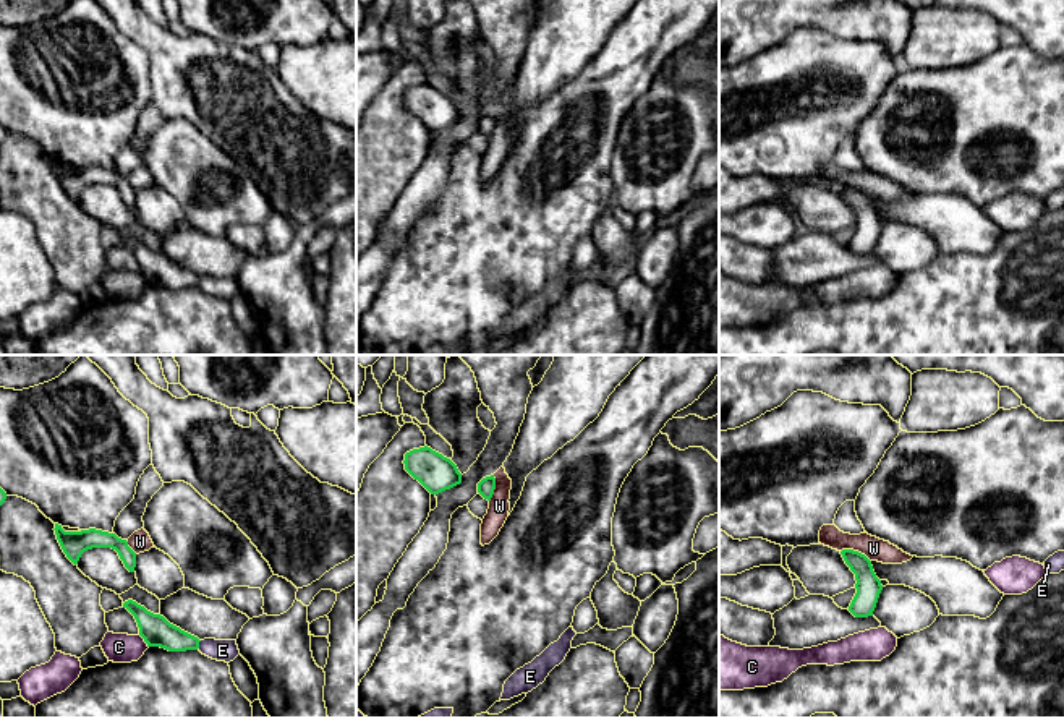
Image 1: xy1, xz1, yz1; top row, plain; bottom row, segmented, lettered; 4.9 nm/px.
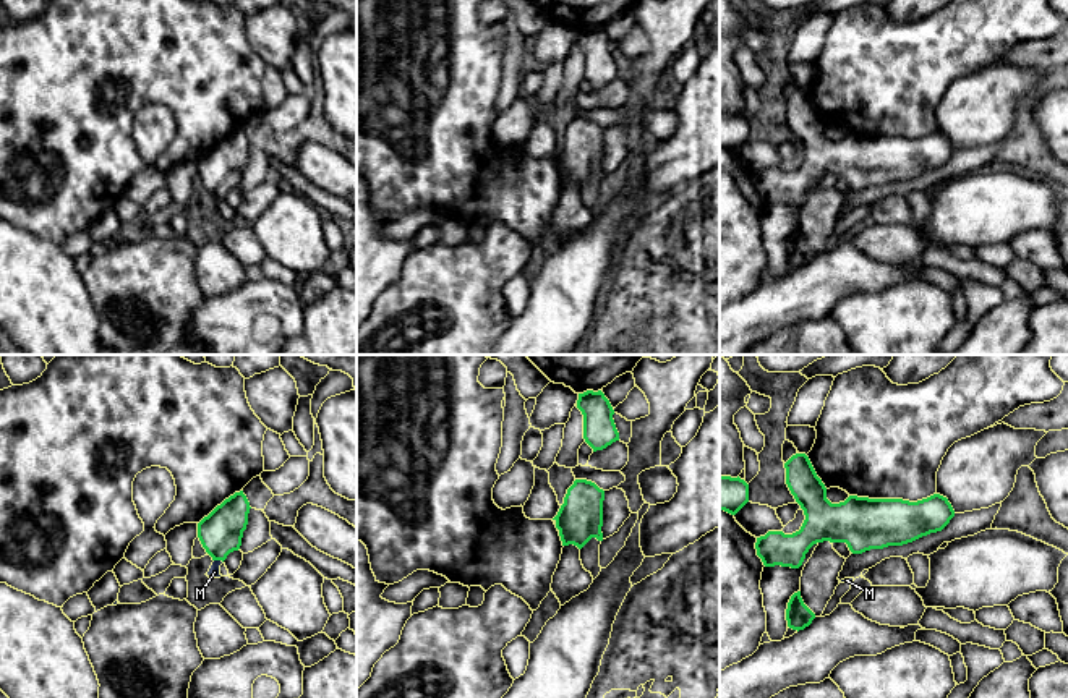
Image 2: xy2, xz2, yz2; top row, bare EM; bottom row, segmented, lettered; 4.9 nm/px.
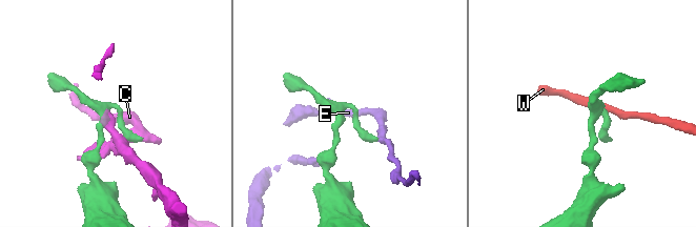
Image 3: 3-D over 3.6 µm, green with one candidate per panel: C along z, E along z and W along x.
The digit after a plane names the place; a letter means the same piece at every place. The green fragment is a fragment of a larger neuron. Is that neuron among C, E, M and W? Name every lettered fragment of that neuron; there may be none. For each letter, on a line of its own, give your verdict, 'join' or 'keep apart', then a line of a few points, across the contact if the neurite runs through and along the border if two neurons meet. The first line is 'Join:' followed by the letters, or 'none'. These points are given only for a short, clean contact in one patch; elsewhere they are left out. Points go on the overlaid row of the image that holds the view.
Join: M
C: keep apart
E: keep apart; line xy1 (201, 641), (196, 649)
M: join; line xy2 (221, 532), (219, 559), (214, 572)
W: keep apart; line yz1 (841, 550), (857, 550), (870, 561)

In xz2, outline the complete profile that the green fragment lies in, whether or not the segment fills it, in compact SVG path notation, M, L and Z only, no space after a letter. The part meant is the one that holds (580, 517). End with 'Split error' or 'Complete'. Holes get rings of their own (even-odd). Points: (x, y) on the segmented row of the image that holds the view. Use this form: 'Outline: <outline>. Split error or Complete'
Outline: M575 479L567 489L564 504L553 518L562 546L574 544L582 549L592 538L603 541L604 491L587 479Z. Complete

